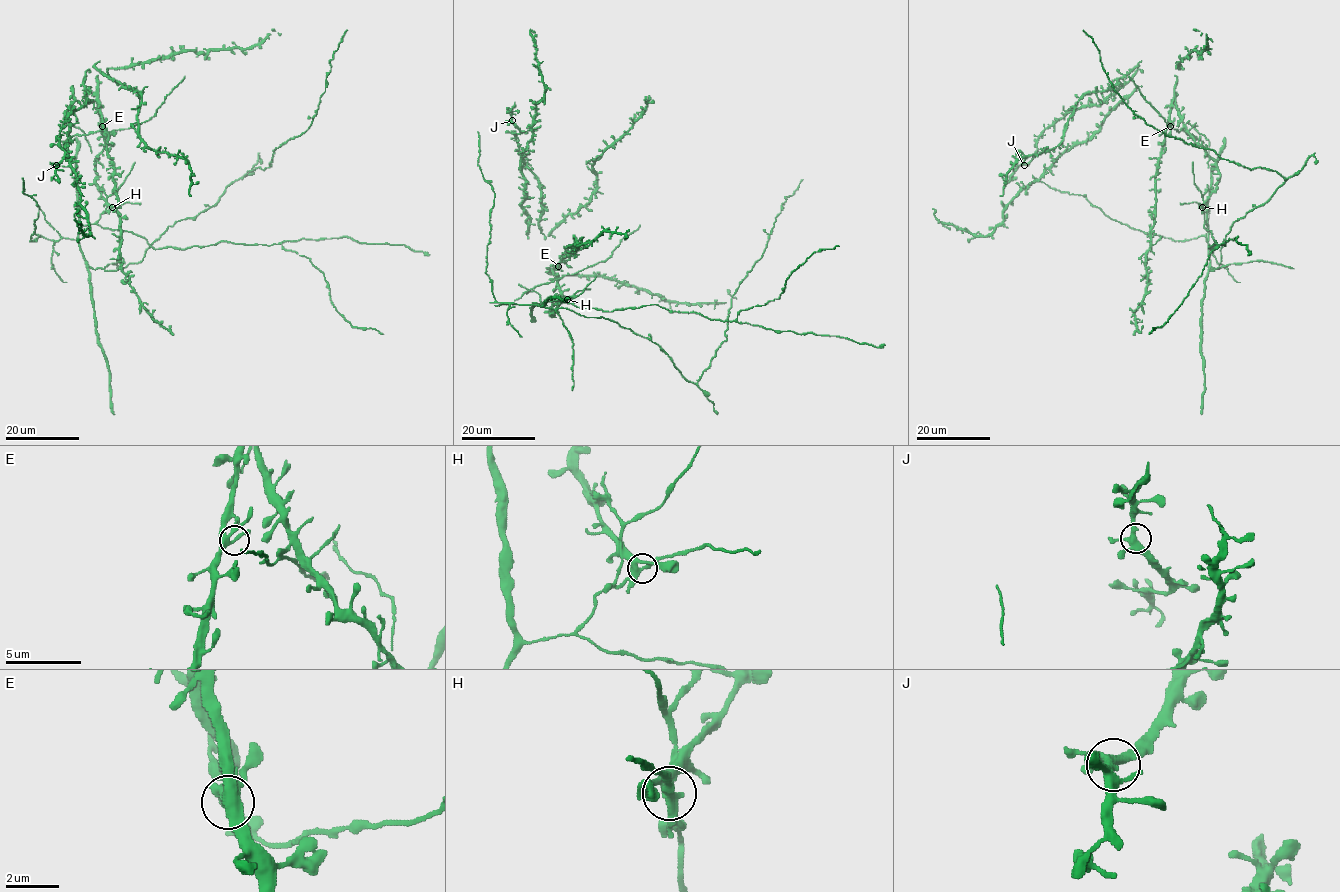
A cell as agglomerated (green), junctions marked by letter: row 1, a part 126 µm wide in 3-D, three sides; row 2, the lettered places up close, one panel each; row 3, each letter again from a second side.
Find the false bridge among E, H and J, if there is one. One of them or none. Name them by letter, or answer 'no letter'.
H

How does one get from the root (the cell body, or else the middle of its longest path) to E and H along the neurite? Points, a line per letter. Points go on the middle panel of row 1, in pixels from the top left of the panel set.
E: (538, 305), (534, 304), (562, 301), (552, 316), (551, 308), (560, 298), (552, 271), (558, 266)
H: (538, 305), (534, 304), (567, 299)

